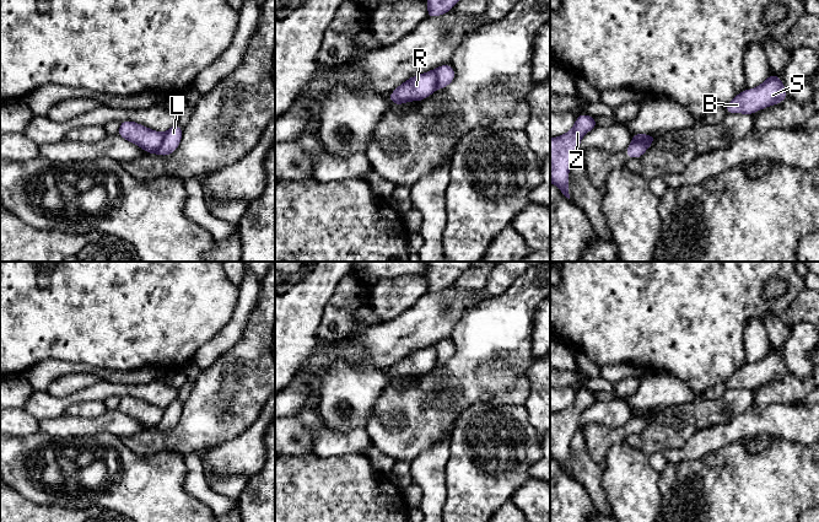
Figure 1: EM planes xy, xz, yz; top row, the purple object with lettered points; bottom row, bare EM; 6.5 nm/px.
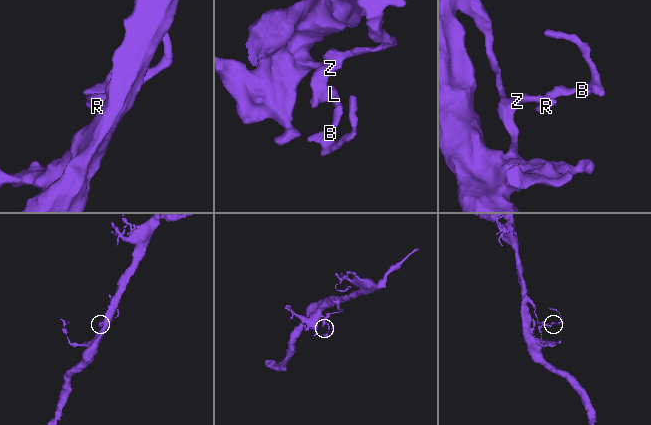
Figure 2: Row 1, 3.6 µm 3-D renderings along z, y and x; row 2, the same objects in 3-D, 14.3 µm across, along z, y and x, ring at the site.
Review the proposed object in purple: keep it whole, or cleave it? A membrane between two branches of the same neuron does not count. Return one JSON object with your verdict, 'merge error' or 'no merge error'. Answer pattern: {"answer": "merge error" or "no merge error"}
{"answer": "merge error"}

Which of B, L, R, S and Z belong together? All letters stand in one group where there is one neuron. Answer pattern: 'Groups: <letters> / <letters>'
Groups: B L S / R Z

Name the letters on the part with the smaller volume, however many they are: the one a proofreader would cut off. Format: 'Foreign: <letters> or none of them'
Foreign: B, L, S

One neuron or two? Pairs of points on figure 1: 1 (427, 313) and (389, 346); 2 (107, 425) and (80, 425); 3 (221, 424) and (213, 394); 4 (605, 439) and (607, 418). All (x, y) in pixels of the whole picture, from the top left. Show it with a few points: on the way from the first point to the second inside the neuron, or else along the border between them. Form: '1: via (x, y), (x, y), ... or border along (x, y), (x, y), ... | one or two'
1: via (418, 323), (408, 333), (397, 337) | one
2: via (101, 425), (86, 425) | one
3: via (221, 416), (220, 402) | one
4: border along (632, 415), (619, 428), (596, 423), (583, 426) | two

